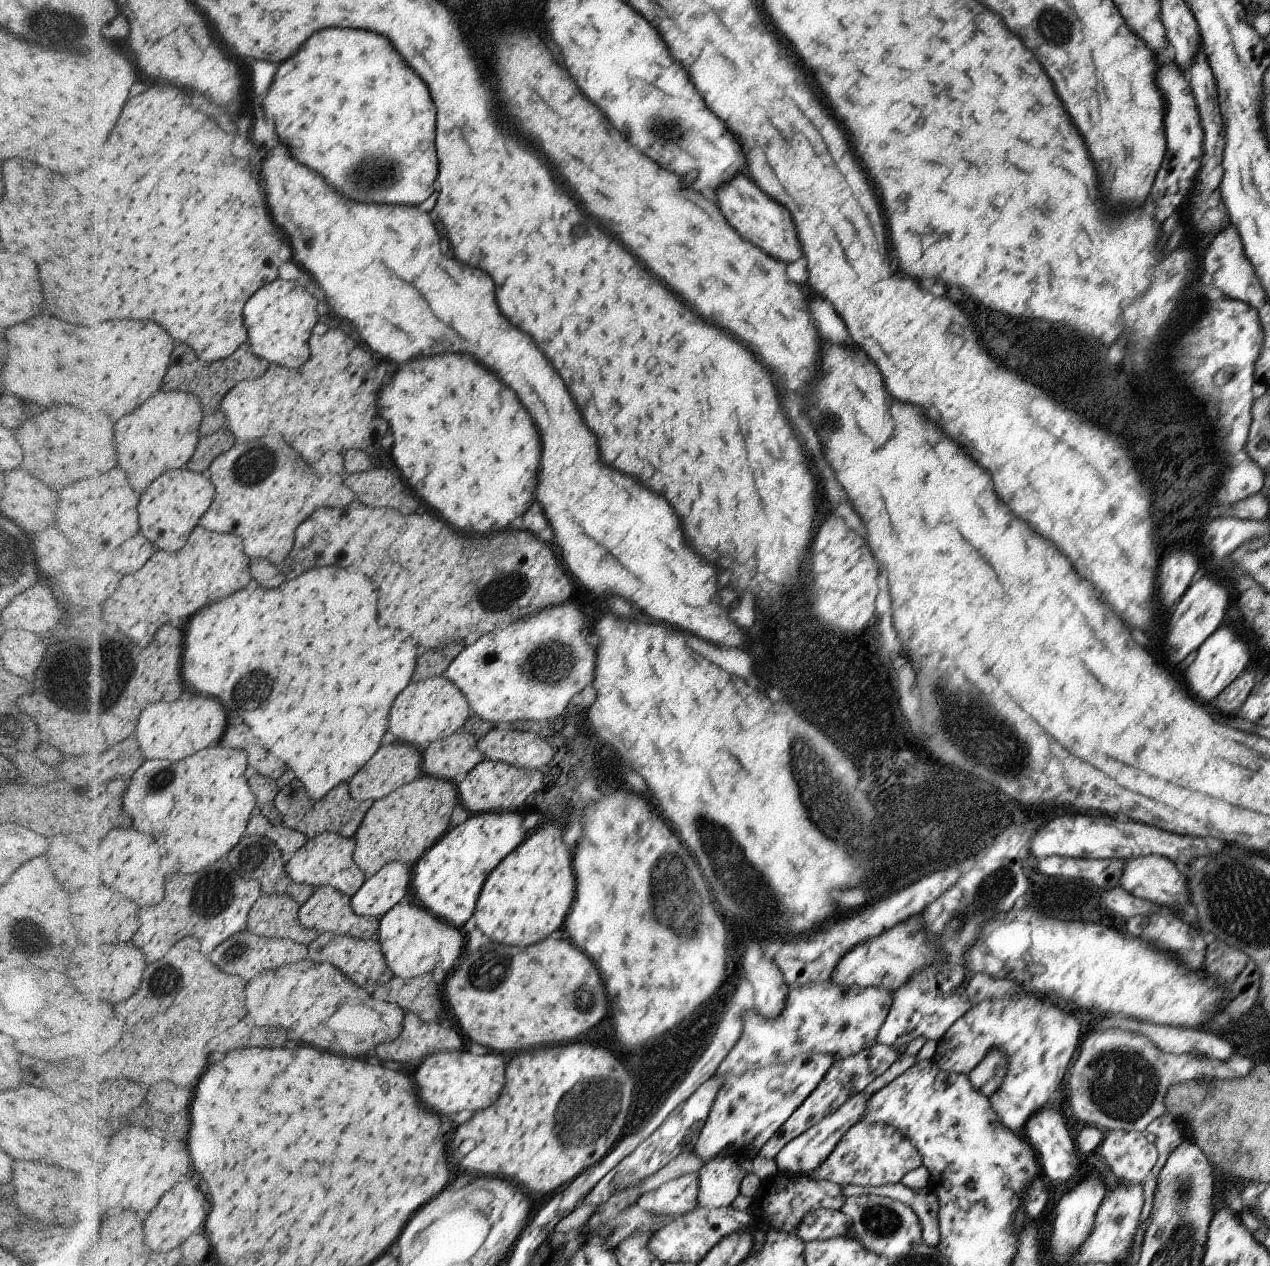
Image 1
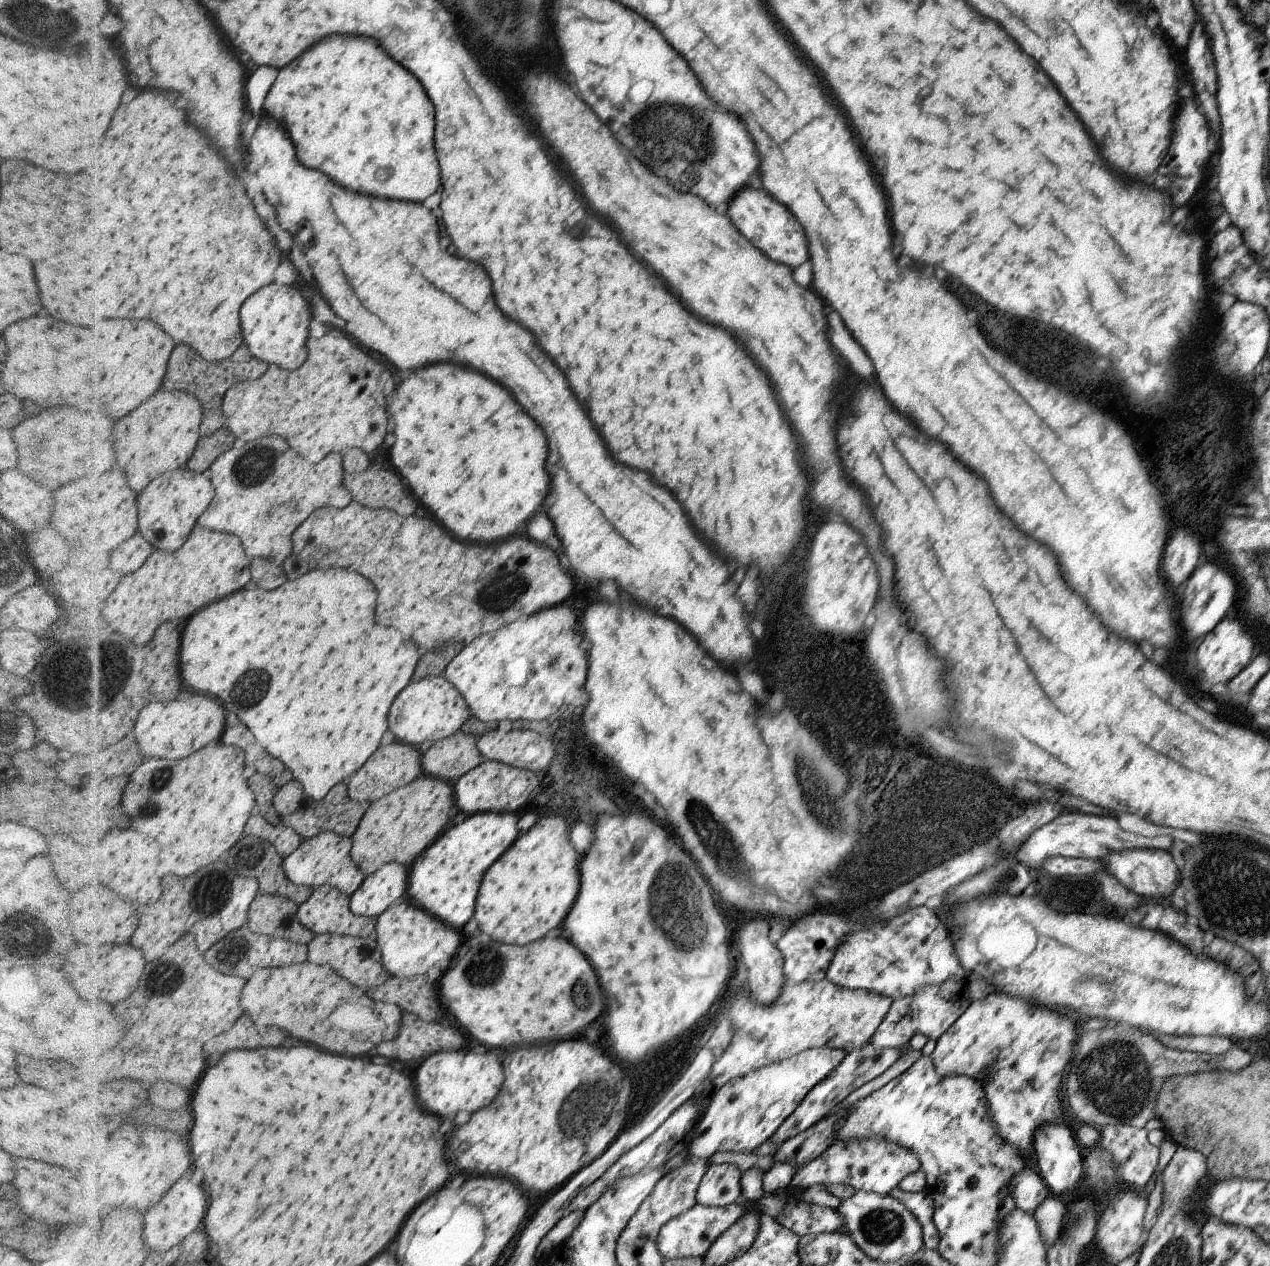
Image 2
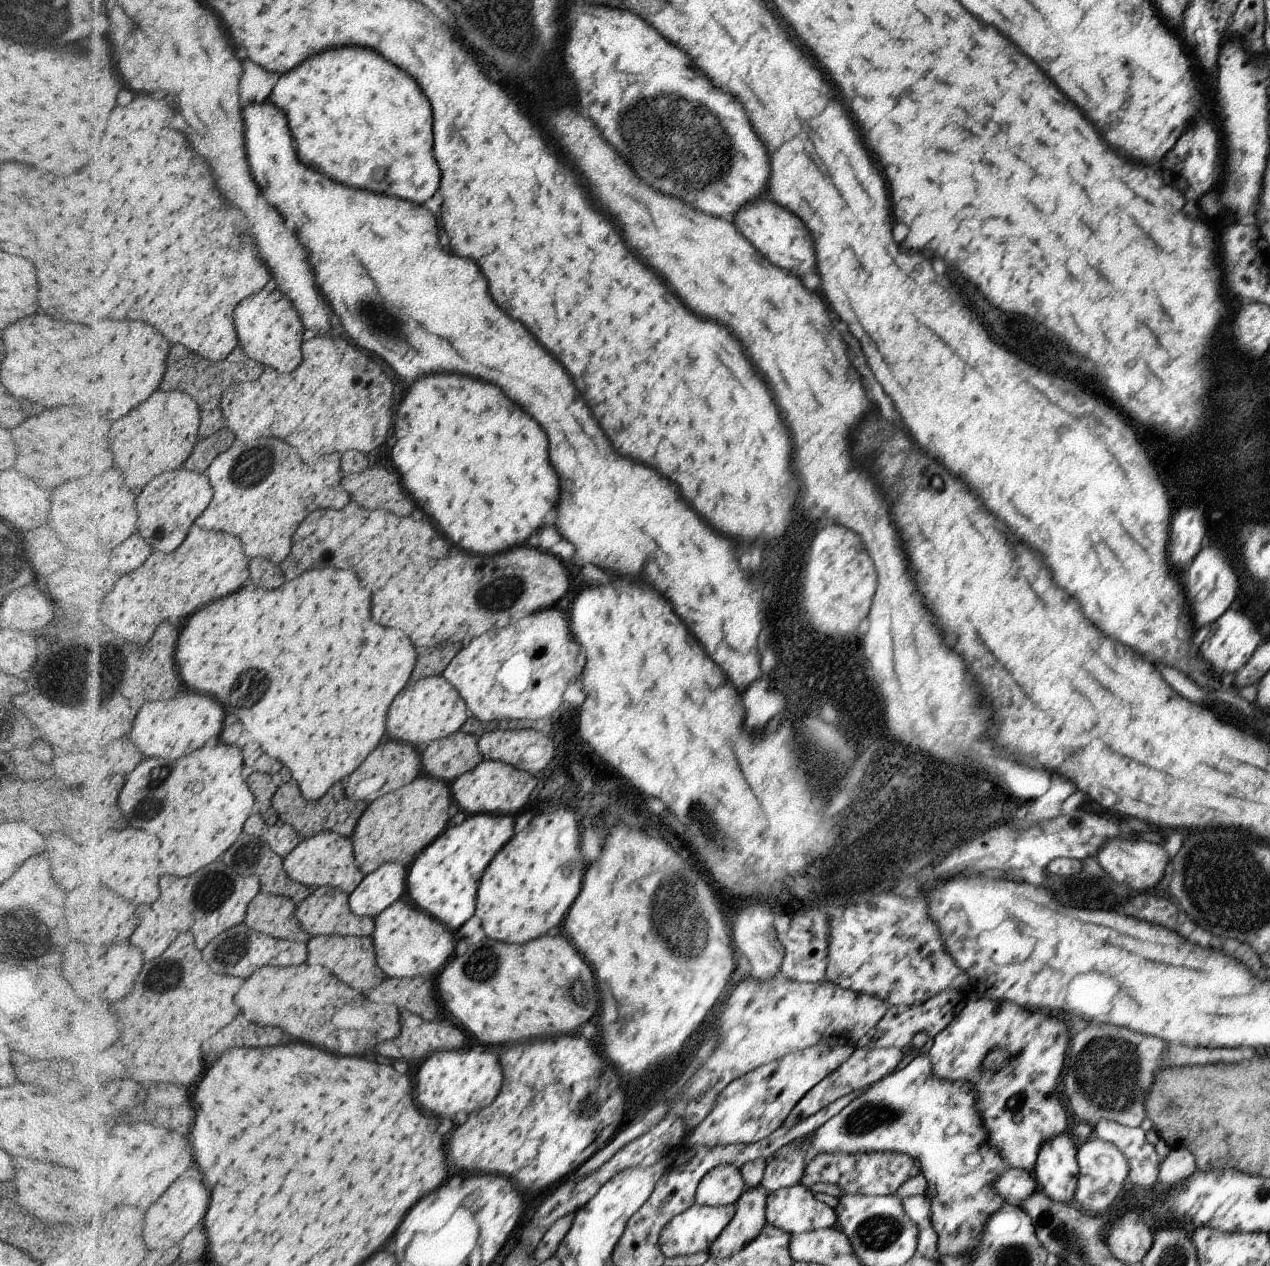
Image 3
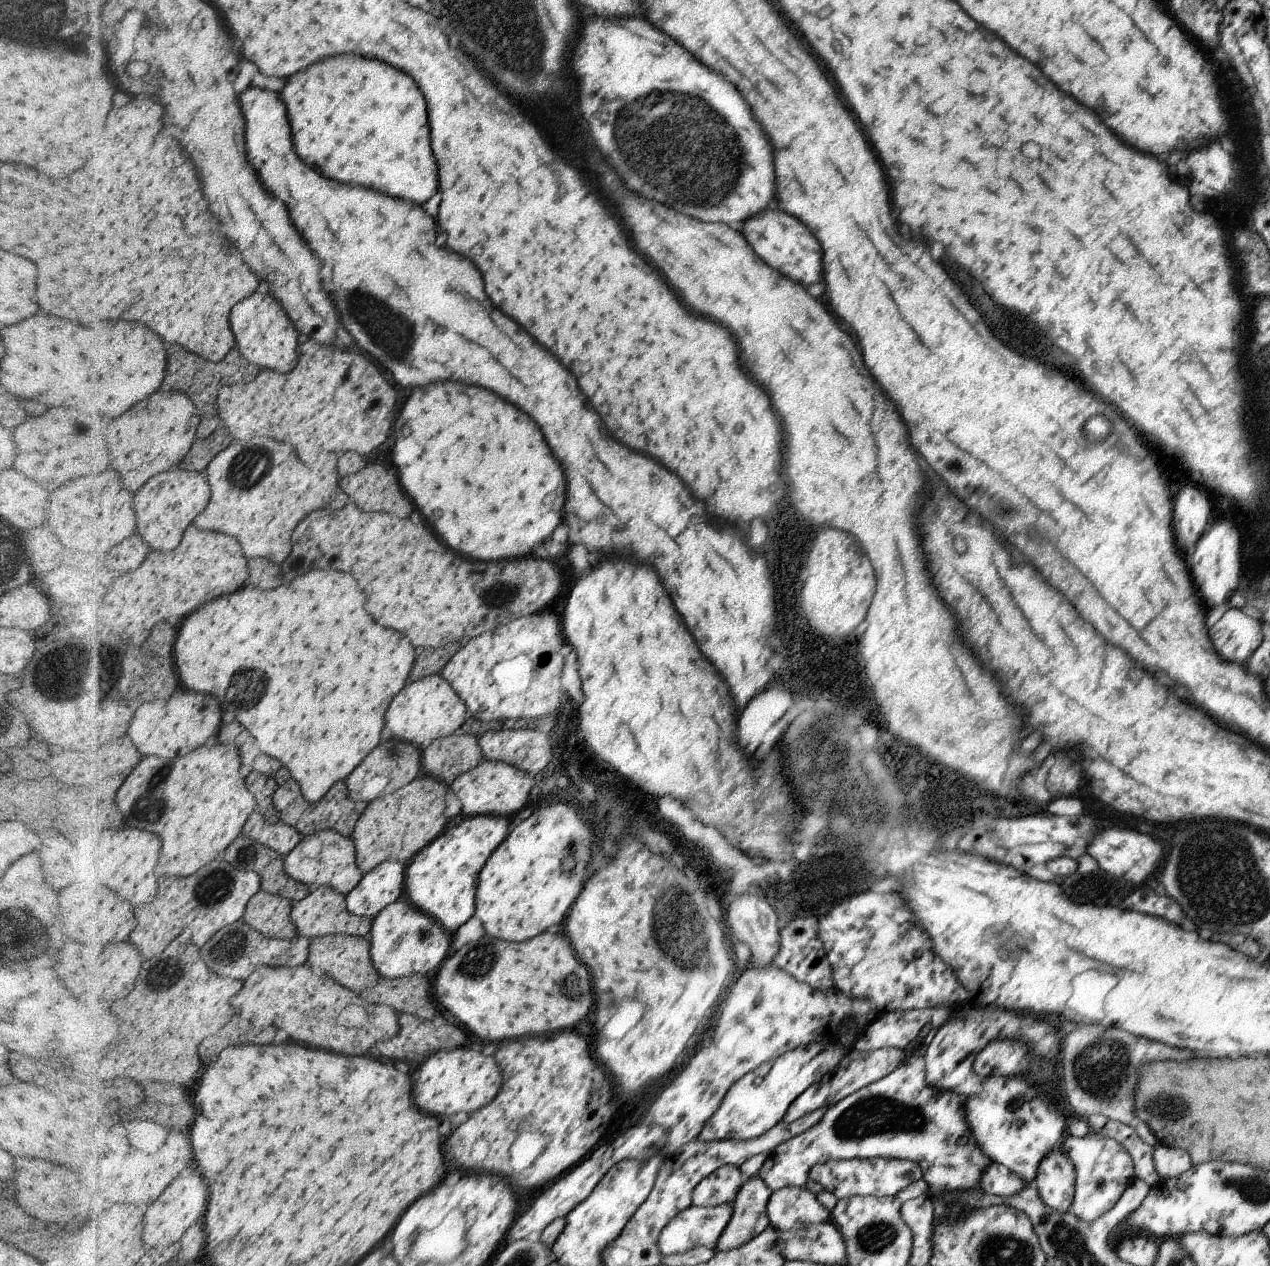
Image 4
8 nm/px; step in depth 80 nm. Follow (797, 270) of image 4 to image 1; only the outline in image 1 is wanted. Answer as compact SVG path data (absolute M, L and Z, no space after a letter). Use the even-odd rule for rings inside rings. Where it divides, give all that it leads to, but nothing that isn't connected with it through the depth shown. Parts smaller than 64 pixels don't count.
M738 176L734 184L726 184L726 188L718 188L716 200L718 204L722 204L722 212L726 212L726 220L730 220L730 224L734 224L734 228L738 228L738 232L742 232L746 240L754 240L754 244L758 244L758 248L762 248L764 252L772 252L774 258L786 262L794 262L802 256L802 248L790 212L784 206L776 204L772 198L768 198L750 178Z

